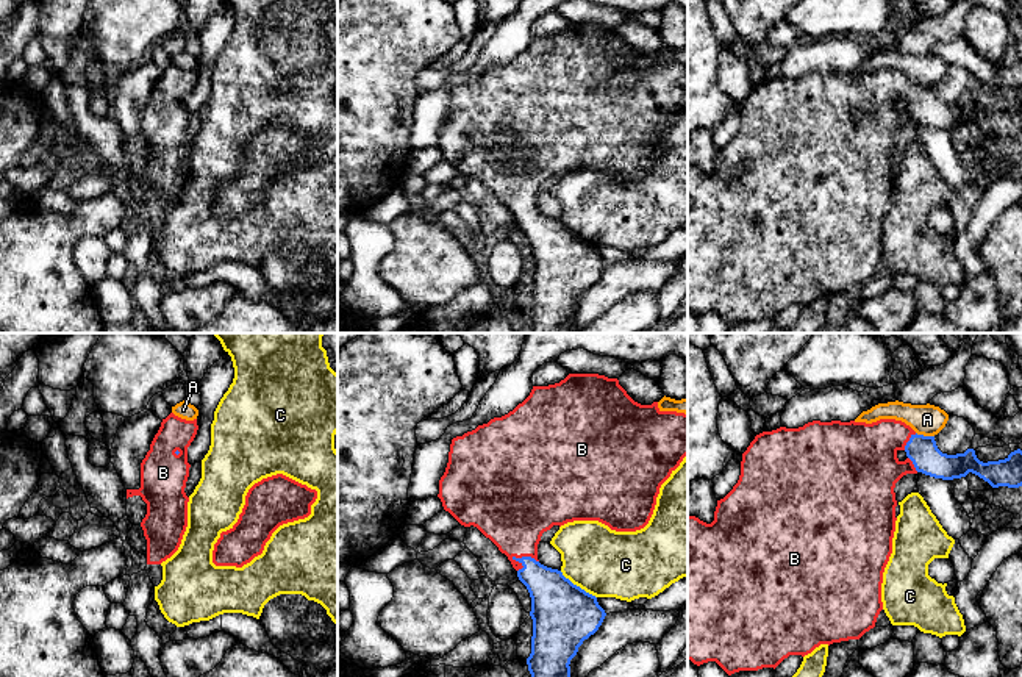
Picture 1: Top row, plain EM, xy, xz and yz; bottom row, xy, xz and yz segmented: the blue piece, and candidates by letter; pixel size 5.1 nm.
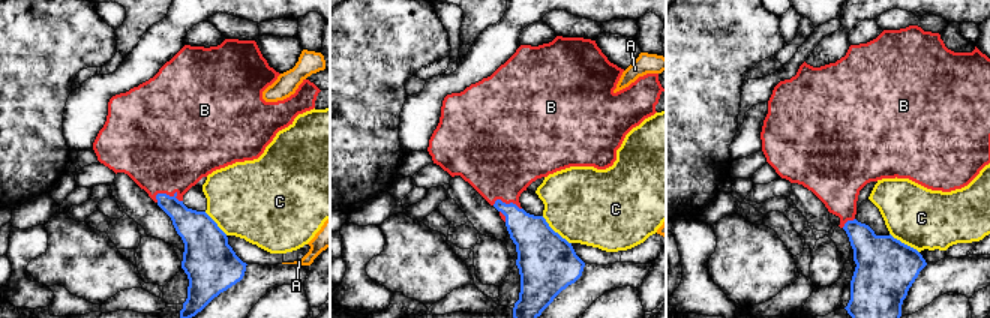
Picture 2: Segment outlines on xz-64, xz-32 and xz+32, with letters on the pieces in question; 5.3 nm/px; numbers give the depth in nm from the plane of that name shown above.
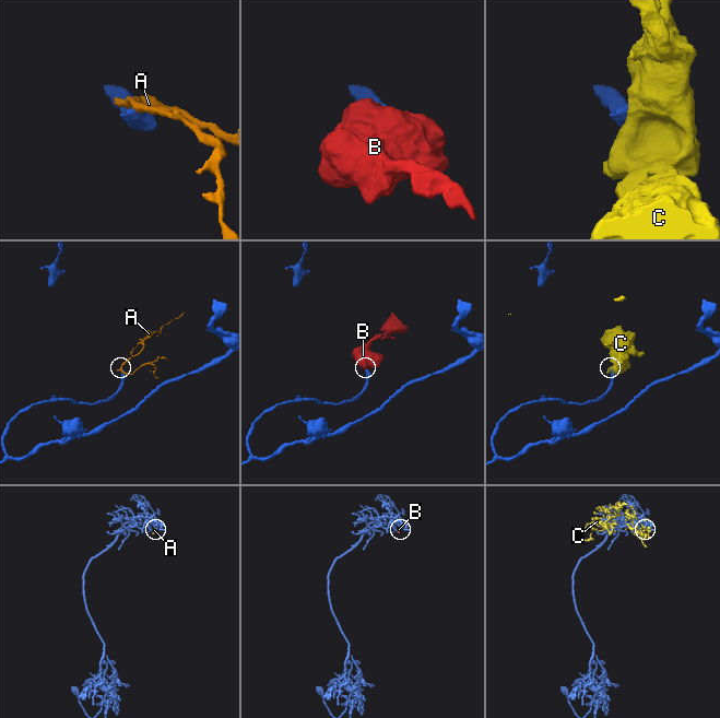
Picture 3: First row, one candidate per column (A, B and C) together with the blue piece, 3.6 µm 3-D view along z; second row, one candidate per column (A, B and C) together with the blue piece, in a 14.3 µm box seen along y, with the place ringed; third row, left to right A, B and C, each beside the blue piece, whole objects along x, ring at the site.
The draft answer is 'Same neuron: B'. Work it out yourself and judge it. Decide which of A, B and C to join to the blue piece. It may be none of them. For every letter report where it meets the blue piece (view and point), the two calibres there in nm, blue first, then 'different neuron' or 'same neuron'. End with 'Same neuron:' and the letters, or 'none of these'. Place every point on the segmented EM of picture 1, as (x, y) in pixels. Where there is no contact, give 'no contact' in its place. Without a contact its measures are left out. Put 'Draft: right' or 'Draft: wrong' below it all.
A: yz (925, 437) | 160/160 nm | different neuron
B: xz (525, 557) | 240/380 nm | same neuron
C: xz (578, 587) | 320/360 nm | different neuron
Same neuron: B
Draft: right

